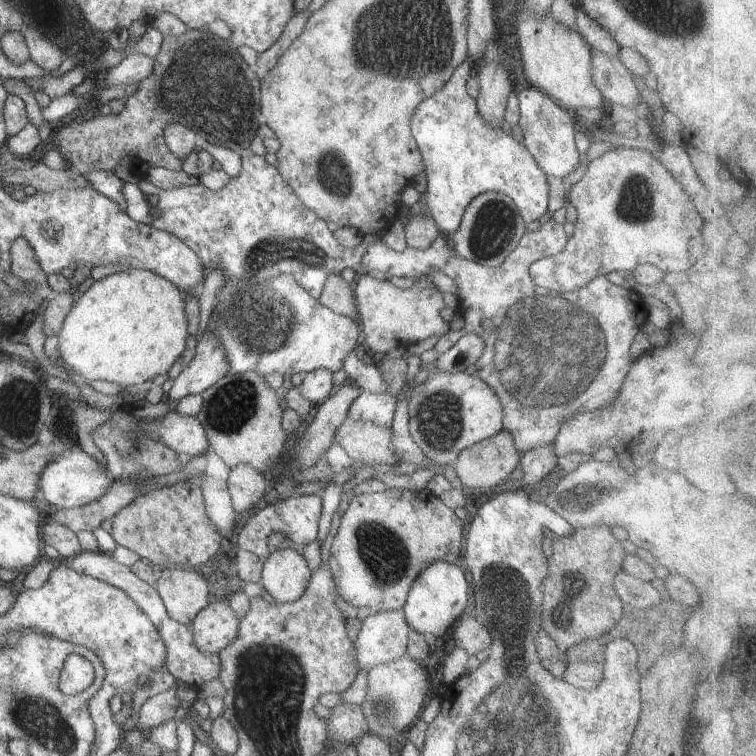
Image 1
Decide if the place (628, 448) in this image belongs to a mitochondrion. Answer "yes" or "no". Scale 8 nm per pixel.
no

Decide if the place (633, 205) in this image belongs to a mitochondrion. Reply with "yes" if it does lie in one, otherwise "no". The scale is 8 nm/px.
yes

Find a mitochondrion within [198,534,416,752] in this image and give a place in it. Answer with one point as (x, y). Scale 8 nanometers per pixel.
(394, 701)

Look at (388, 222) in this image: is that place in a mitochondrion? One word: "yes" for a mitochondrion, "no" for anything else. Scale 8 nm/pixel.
no

